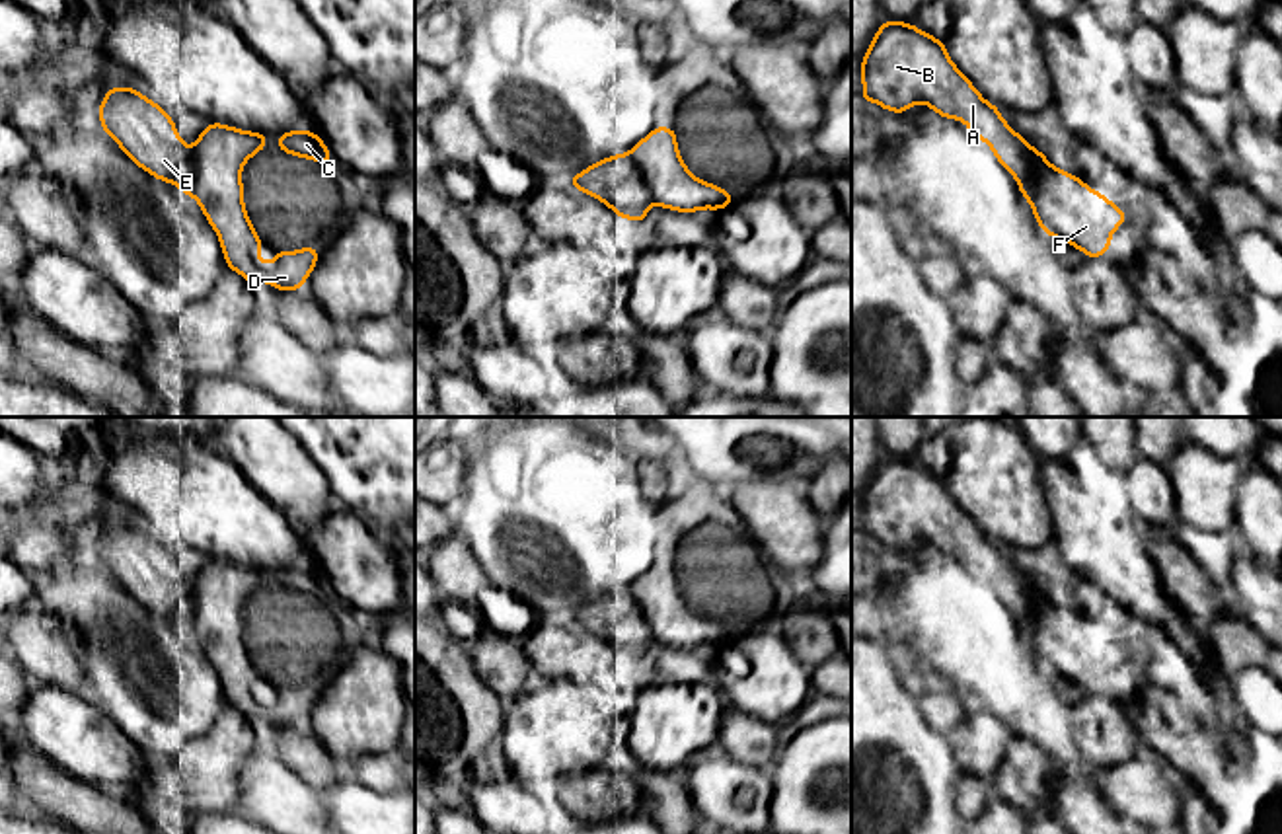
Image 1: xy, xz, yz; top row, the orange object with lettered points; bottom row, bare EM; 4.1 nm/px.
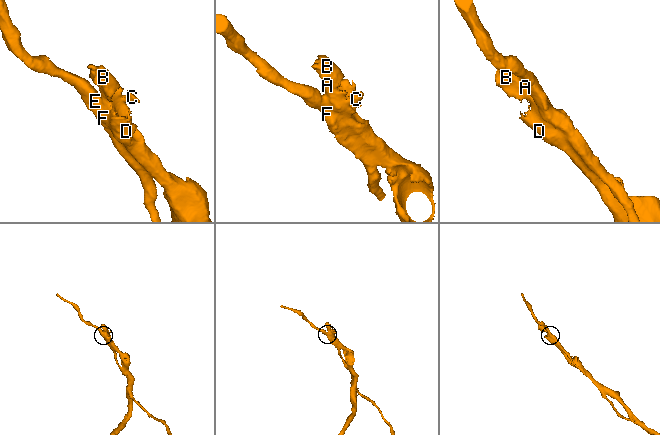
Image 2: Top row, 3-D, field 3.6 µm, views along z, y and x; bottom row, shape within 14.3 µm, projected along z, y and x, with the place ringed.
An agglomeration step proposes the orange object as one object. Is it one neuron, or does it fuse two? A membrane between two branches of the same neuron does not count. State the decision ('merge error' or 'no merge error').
merge error

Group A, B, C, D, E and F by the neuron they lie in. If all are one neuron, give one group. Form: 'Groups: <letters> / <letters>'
Groups: A B C D / E F

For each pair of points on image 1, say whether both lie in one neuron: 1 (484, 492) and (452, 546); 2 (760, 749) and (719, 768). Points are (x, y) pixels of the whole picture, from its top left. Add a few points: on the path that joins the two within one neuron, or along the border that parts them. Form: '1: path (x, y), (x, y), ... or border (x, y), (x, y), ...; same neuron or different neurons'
1: border (456, 532), (484, 573); different neurons
2: border (717, 743), (733, 758), (768, 770); different neurons

